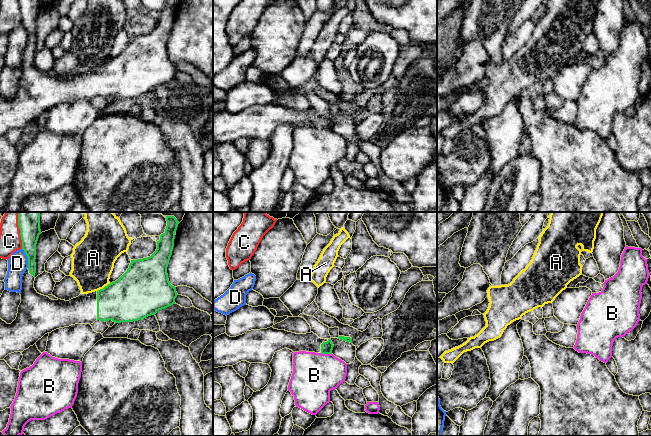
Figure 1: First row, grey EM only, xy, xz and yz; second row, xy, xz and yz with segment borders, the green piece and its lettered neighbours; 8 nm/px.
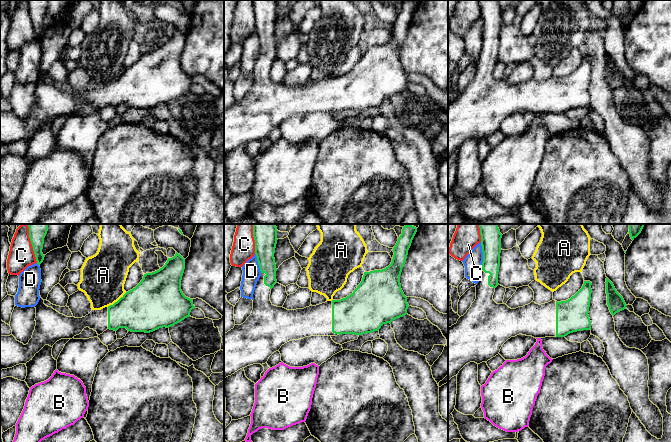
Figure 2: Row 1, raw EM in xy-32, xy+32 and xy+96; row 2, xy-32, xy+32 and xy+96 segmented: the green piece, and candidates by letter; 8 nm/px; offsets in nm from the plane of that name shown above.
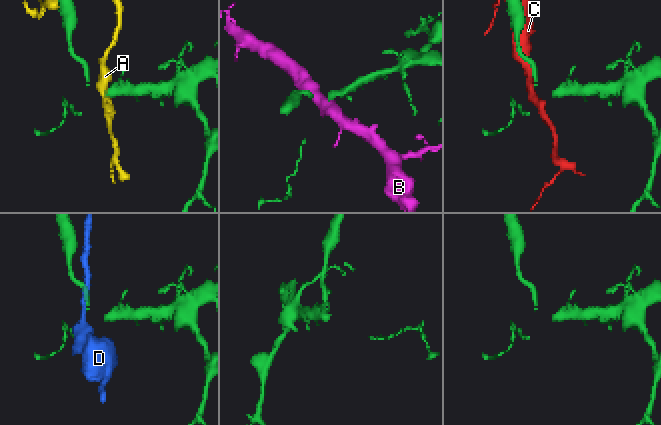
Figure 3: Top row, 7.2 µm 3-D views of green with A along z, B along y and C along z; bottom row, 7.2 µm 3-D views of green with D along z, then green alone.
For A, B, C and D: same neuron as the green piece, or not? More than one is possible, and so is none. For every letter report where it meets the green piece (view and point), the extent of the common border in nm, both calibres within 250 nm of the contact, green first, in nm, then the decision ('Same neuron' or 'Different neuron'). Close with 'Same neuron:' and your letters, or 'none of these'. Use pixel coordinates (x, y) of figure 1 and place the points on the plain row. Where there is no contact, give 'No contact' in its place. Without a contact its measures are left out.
A: Touches green at xy (104, 63). Shared border 130 nm. Thickness 380 nm (green) against 340 nm. Different neuron
B: Touches green at xz (326, 129). Shared border 80 nm. Thickness 100 nm (green) against 360 nm. Different neuron
C: Touches green at xy (21, 12). Shared border 200 nm. Thickness 150 nm (green) against 180 nm. Different neuron
D: Touches green at xy (28, 34). Shared border 170 nm. Thickness 150 nm (green) against 160 nm. Different neuron
Same neuron: none of these

